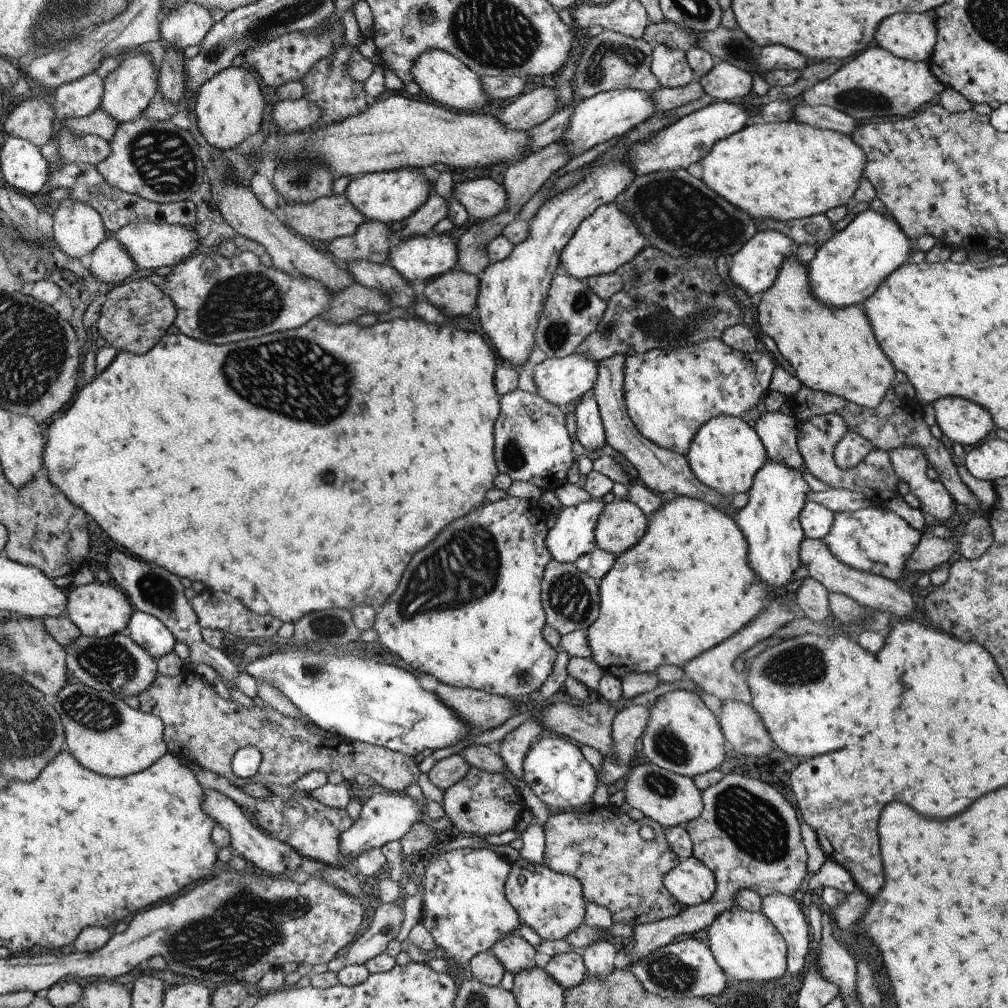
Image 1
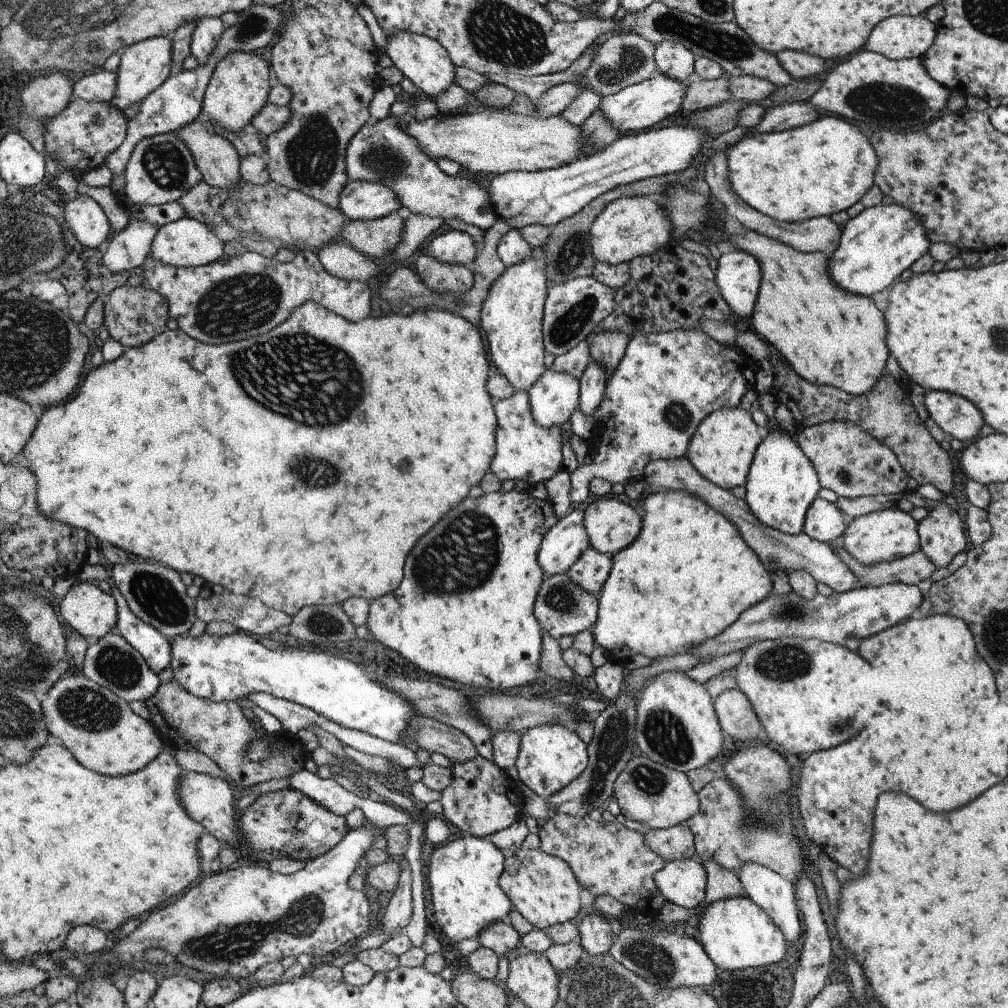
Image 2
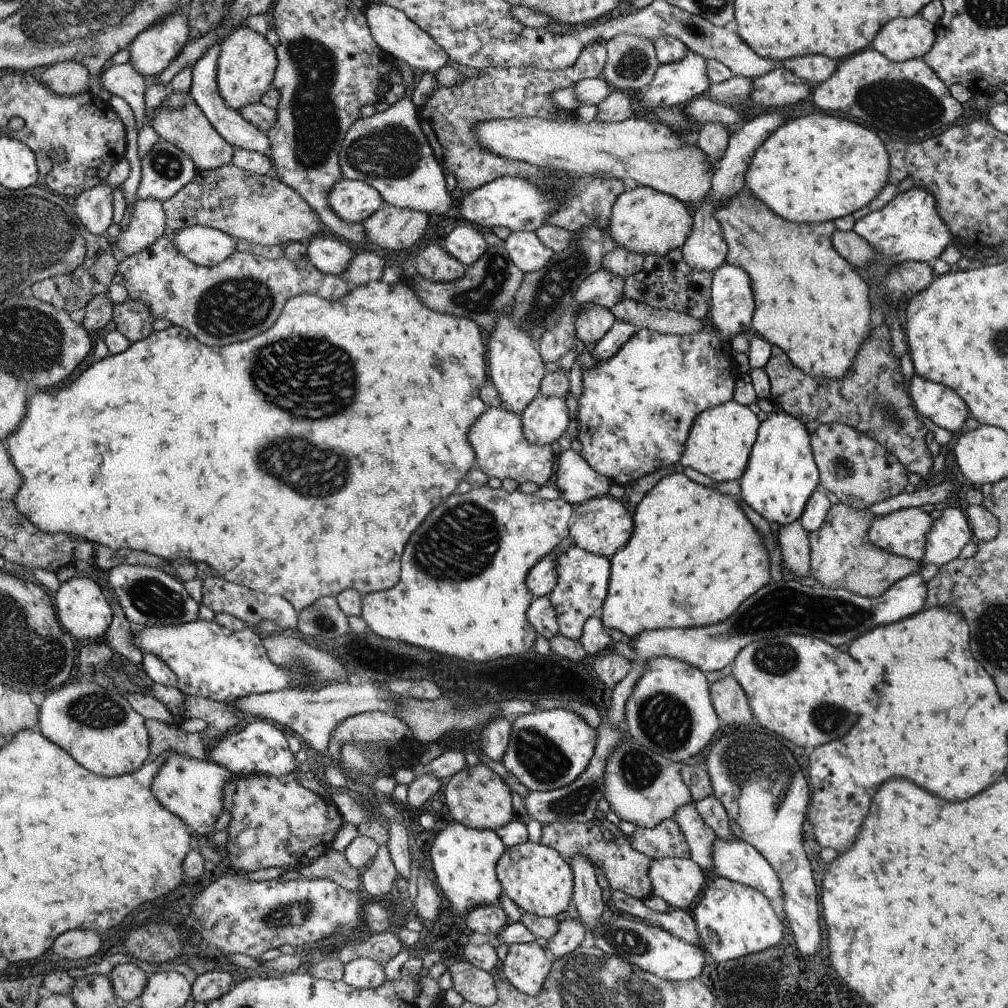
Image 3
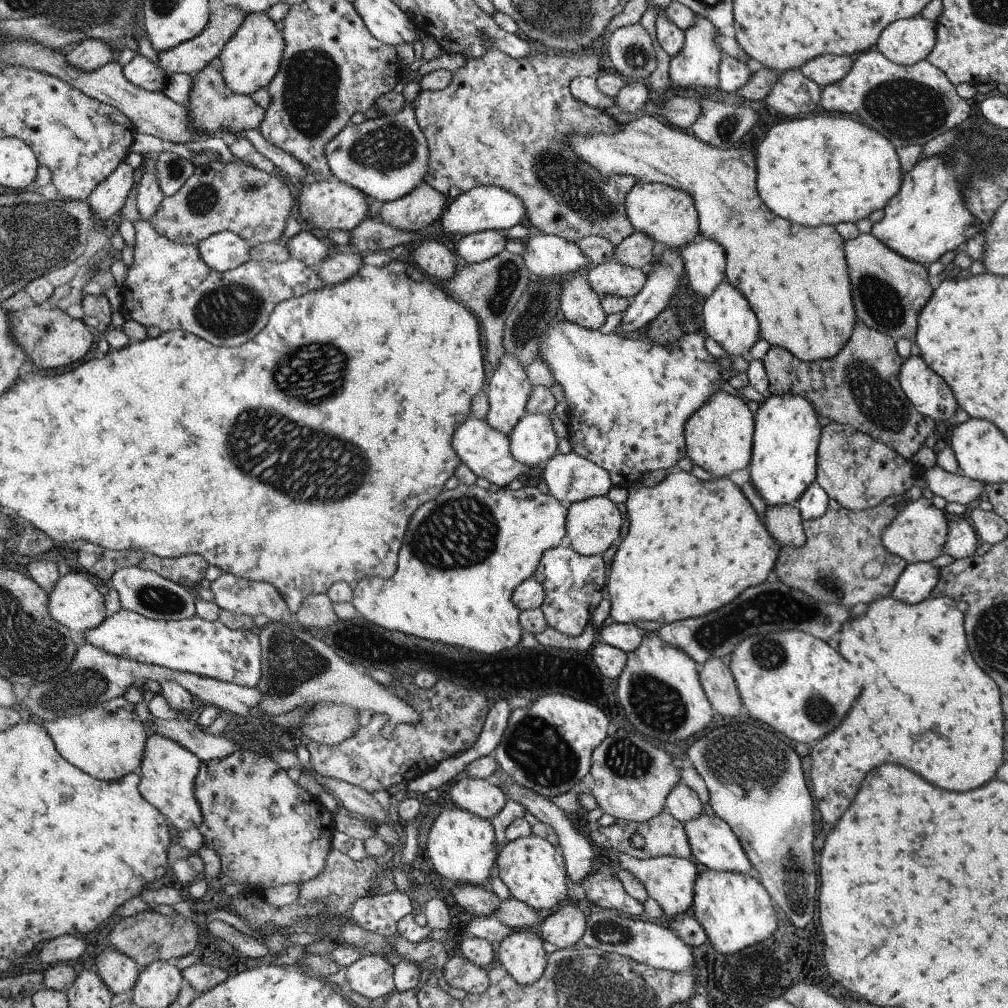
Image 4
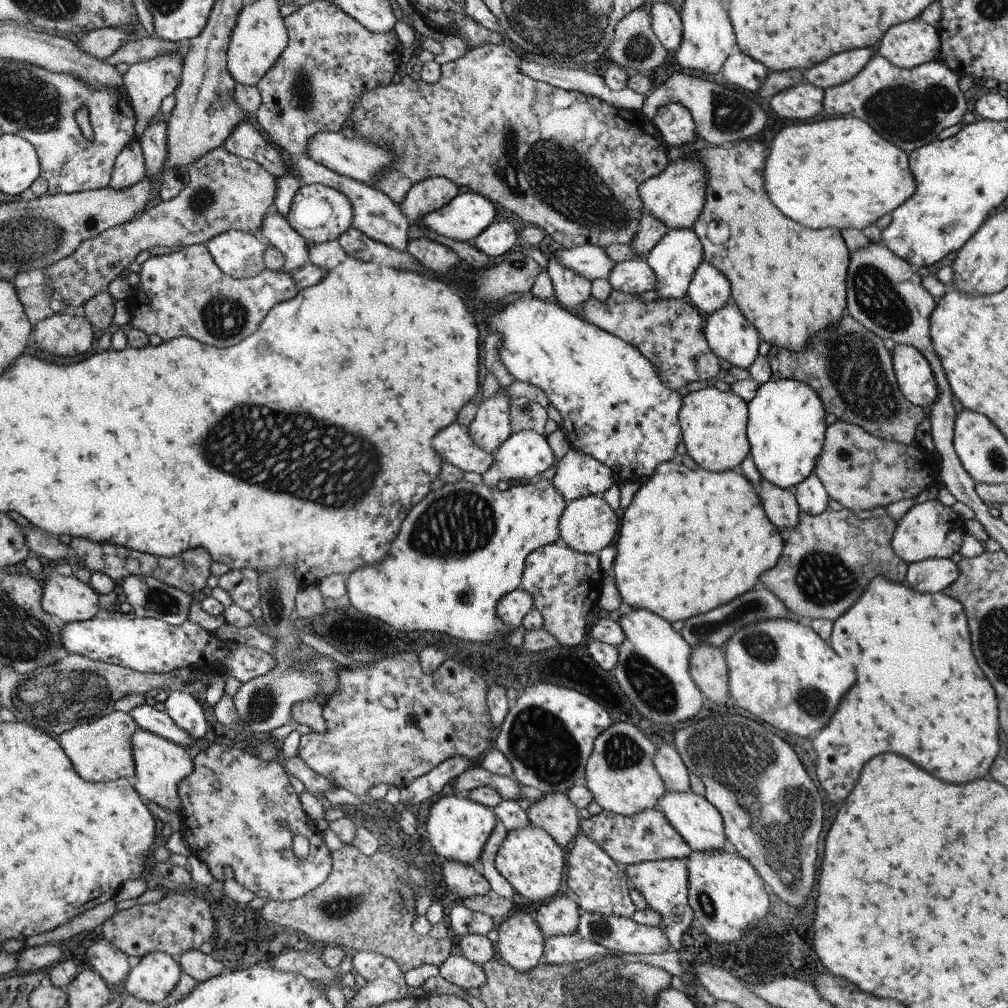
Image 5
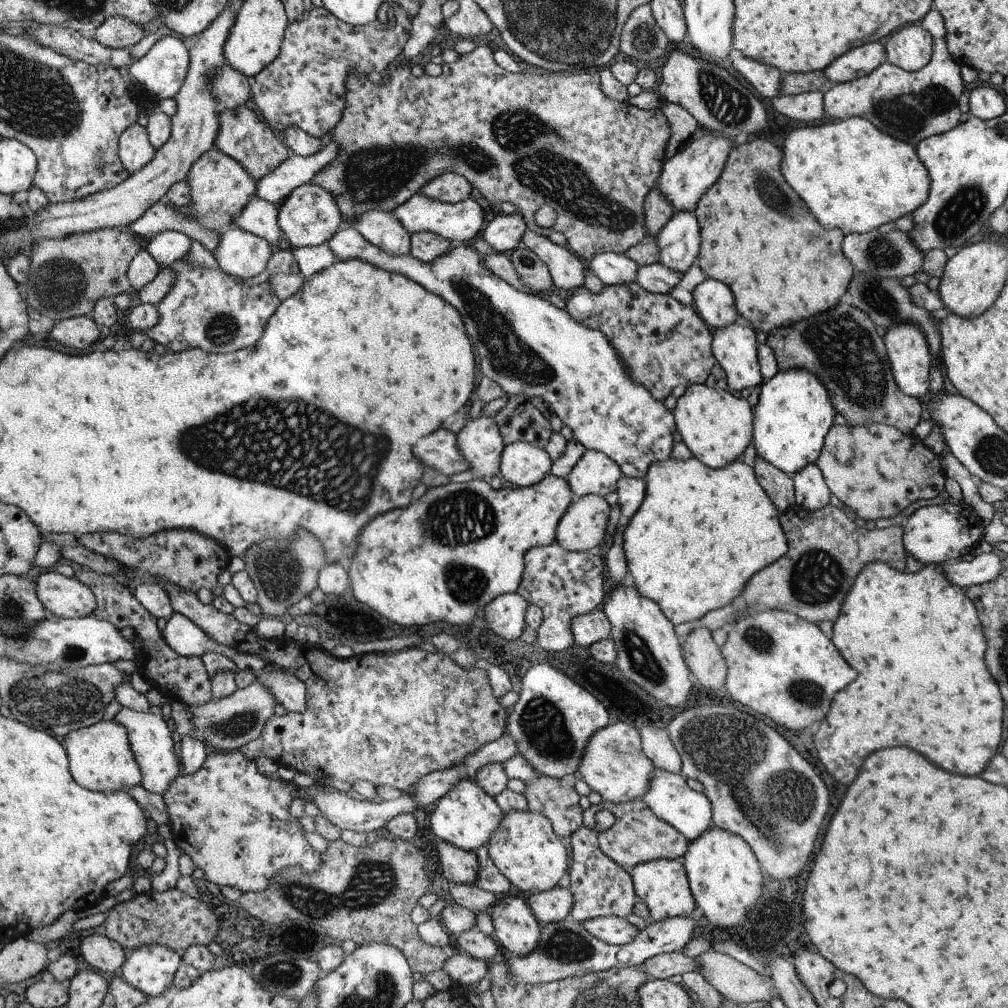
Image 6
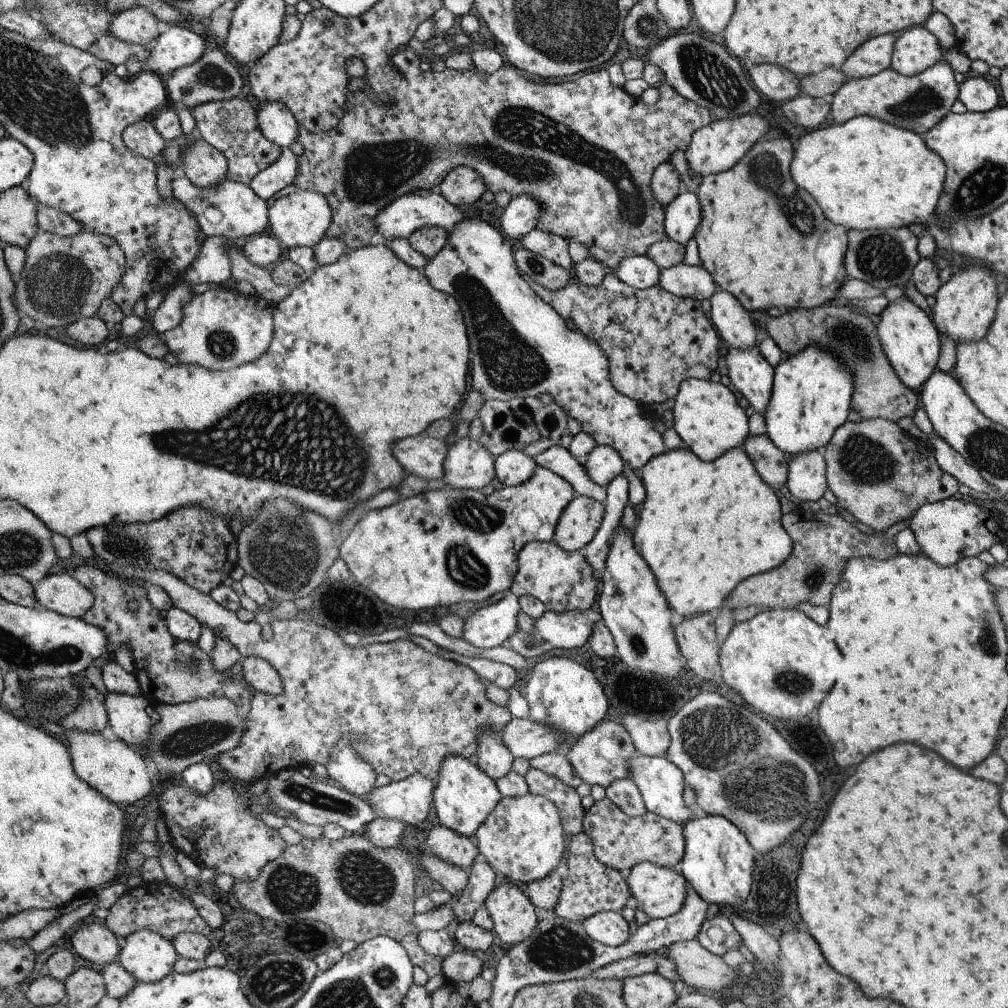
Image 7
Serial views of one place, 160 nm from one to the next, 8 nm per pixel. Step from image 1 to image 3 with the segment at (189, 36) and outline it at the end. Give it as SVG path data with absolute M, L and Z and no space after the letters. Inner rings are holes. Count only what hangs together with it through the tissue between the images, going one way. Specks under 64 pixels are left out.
M221 43L214 44L208 48L208 52L194 64L192 70L192 86L190 86L189 95L192 101L202 110L206 119L212 124L214 130L237 149L247 149L269 155L271 152L271 140L268 140L267 134L255 128L250 122L247 122L239 112L226 106L223 96L220 96L218 88L218 61L221 52Z

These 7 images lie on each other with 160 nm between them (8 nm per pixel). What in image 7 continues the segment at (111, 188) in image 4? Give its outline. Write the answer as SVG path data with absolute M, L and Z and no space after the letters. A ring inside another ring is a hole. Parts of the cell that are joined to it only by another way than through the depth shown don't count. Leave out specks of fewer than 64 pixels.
M145 119L126 128L123 140L132 152L153 161L156 156L160 156L166 146L164 136L157 131L154 122Z

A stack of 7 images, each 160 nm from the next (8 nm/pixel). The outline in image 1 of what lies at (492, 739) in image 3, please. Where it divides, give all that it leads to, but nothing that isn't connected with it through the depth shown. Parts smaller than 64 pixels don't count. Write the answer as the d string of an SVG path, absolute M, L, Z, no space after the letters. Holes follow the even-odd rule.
M529 719L509 732L495 747L505 766L520 780L523 780L523 760L528 754L532 738L537 735L542 735L541 726L538 720Z

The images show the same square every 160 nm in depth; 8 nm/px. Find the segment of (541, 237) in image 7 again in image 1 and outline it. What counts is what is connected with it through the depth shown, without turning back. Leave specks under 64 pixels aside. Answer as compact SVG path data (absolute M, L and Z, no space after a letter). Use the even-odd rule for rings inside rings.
M618 353L613 357L597 361L598 376L596 377L592 391L595 394L595 399L597 400L603 419L606 444L610 444L614 450L623 454L630 461L630 464L638 472L637 481L646 486L650 491L662 492L665 497L682 495L701 500L717 509L724 510L729 517L733 517L740 509L736 509L732 504L732 498L724 496L717 490L700 482L694 471L690 468L685 455L660 448L657 444L650 442L631 421L623 397L623 366L625 357L623 354Z

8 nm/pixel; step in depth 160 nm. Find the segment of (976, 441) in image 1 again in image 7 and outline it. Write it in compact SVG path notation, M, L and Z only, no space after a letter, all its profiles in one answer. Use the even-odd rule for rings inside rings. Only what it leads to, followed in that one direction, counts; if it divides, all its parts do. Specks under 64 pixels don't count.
M906 296L889 302L876 325L880 344L900 380L912 390L920 388L937 370L940 337L931 315Z

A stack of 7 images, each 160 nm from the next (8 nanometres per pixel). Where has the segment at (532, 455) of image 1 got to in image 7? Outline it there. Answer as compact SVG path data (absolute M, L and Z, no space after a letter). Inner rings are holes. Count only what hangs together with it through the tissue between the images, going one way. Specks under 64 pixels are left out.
M420 433L411 437L406 437L396 441L394 446L394 454L405 470L406 474L430 481L443 478L443 464L446 462L446 454L450 450L450 443L446 441L428 437Z

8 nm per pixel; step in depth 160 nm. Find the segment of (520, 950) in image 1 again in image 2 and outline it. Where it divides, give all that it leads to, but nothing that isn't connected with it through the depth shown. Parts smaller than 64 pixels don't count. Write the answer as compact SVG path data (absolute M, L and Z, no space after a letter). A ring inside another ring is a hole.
M503 920L490 924L478 936L481 946L490 948L498 956L507 956L507 959L517 956L516 949L520 948L520 944L522 945L520 938L521 935L507 921Z

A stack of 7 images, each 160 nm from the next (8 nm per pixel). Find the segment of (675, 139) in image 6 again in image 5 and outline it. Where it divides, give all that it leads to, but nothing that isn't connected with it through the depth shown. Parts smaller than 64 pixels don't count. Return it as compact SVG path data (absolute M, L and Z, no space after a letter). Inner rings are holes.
M666 102L659 108L658 113L652 118L654 124L662 132L666 144L672 147L682 147L687 141L693 141L697 133L691 113L679 103Z

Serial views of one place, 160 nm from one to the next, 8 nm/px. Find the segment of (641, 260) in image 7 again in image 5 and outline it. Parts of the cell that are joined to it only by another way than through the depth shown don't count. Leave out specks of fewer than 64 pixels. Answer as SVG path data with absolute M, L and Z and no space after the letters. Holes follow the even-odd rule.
M583 245L550 253L563 266L592 282L610 277L616 264L605 254L605 249L595 245Z

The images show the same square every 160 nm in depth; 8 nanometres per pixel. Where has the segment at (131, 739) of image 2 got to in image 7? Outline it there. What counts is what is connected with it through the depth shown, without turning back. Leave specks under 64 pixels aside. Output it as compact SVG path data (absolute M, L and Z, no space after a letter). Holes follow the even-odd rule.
M68 730L72 764L76 774L114 804L134 804L148 796L152 790L154 772L148 762L122 739L108 732Z

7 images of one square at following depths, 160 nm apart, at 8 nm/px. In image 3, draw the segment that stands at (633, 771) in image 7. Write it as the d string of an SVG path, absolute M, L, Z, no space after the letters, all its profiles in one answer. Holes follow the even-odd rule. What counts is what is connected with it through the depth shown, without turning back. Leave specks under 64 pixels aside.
M715 838L714 852L712 852L712 862L714 862L714 872L717 877L723 877L744 886L754 888L756 892L762 892L764 898L771 902L779 912L784 904L784 892L782 892L782 882L778 878L778 874L774 872L774 868L770 866L768 860L760 855L750 844L738 840L722 840L722 838Z

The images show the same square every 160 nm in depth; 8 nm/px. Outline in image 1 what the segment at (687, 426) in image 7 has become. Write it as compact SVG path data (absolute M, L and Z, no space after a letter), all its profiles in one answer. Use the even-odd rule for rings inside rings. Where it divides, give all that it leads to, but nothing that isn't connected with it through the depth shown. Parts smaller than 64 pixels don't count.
M720 415L707 420L698 429L686 457L700 482L732 498L733 494L749 492L754 475L767 459L767 450L755 427L748 425L742 417Z

